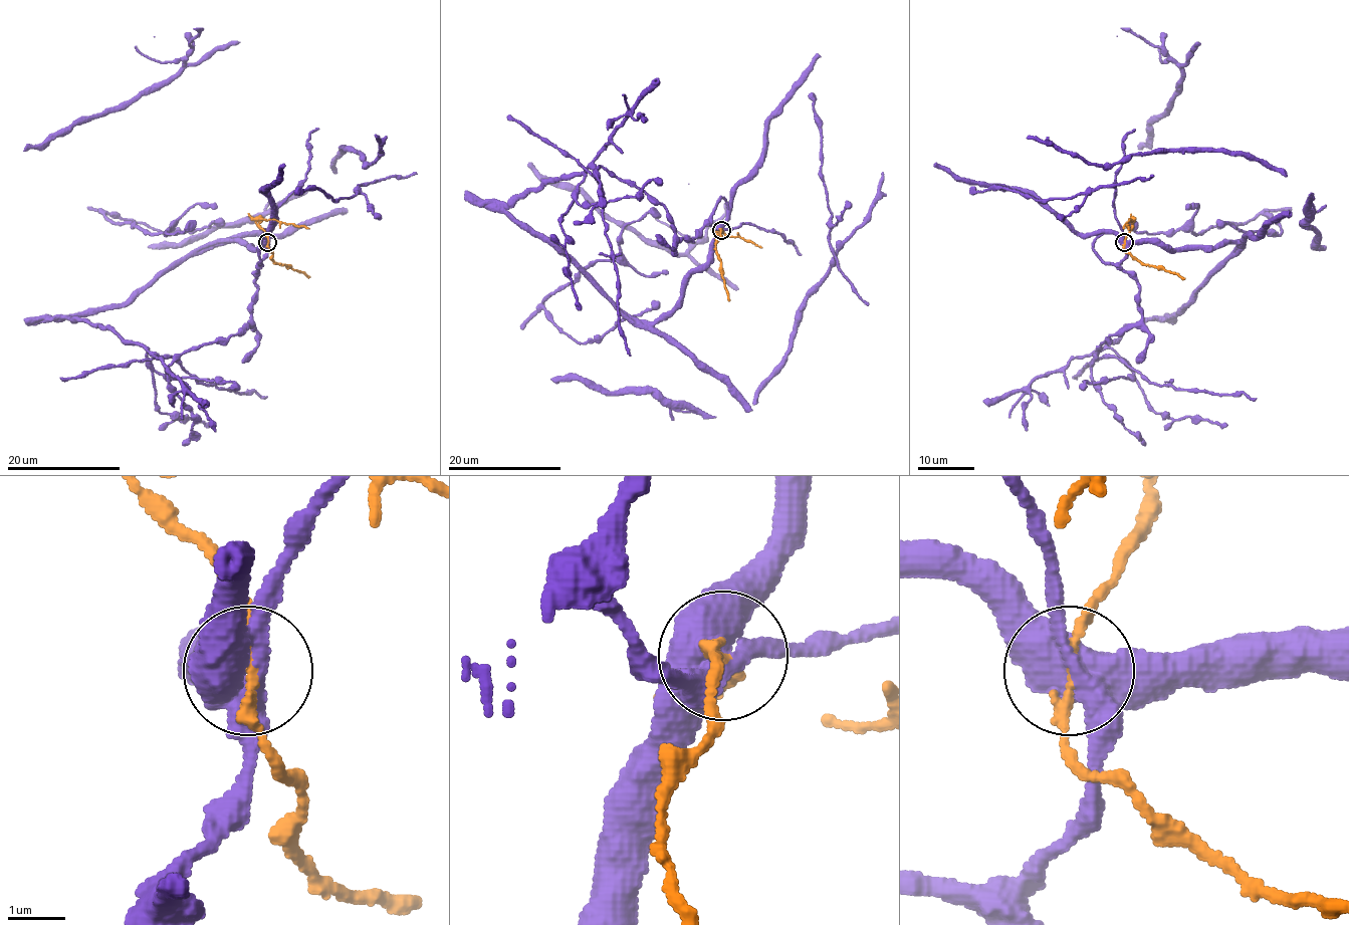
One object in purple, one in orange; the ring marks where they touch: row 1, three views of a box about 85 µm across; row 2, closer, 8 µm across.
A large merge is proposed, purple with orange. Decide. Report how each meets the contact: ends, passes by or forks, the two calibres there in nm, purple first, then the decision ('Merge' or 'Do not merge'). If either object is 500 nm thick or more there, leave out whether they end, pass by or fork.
Thickness 500 nm (purple) against 150 nm. Do not merge

